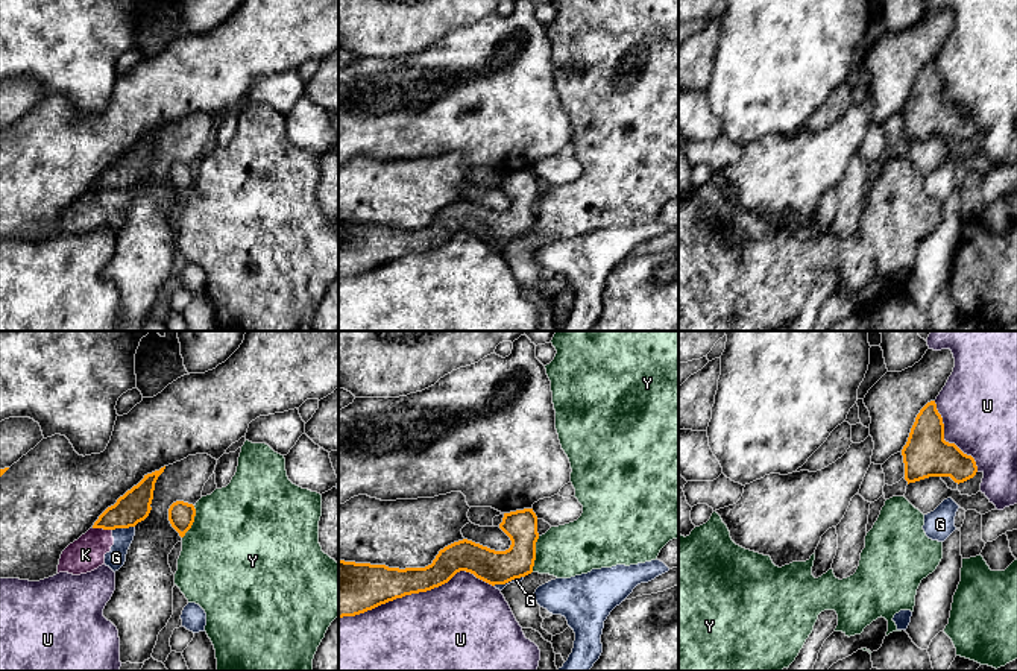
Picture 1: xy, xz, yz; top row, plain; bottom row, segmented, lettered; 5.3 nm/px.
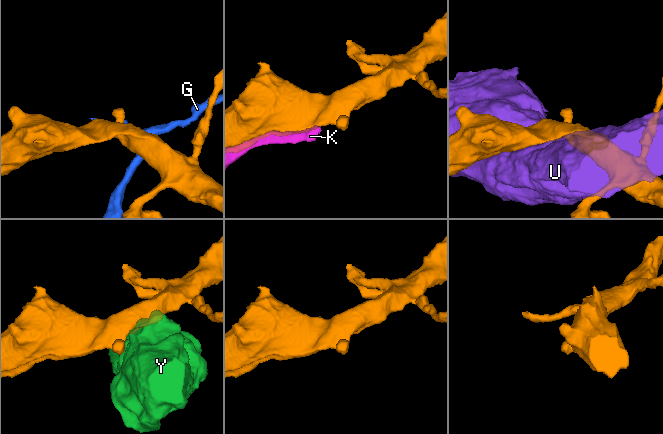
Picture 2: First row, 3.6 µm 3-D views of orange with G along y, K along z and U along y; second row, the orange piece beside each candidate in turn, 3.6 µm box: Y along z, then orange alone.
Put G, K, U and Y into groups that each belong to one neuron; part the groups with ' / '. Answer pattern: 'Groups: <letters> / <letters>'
Groups: G K / U / Y

